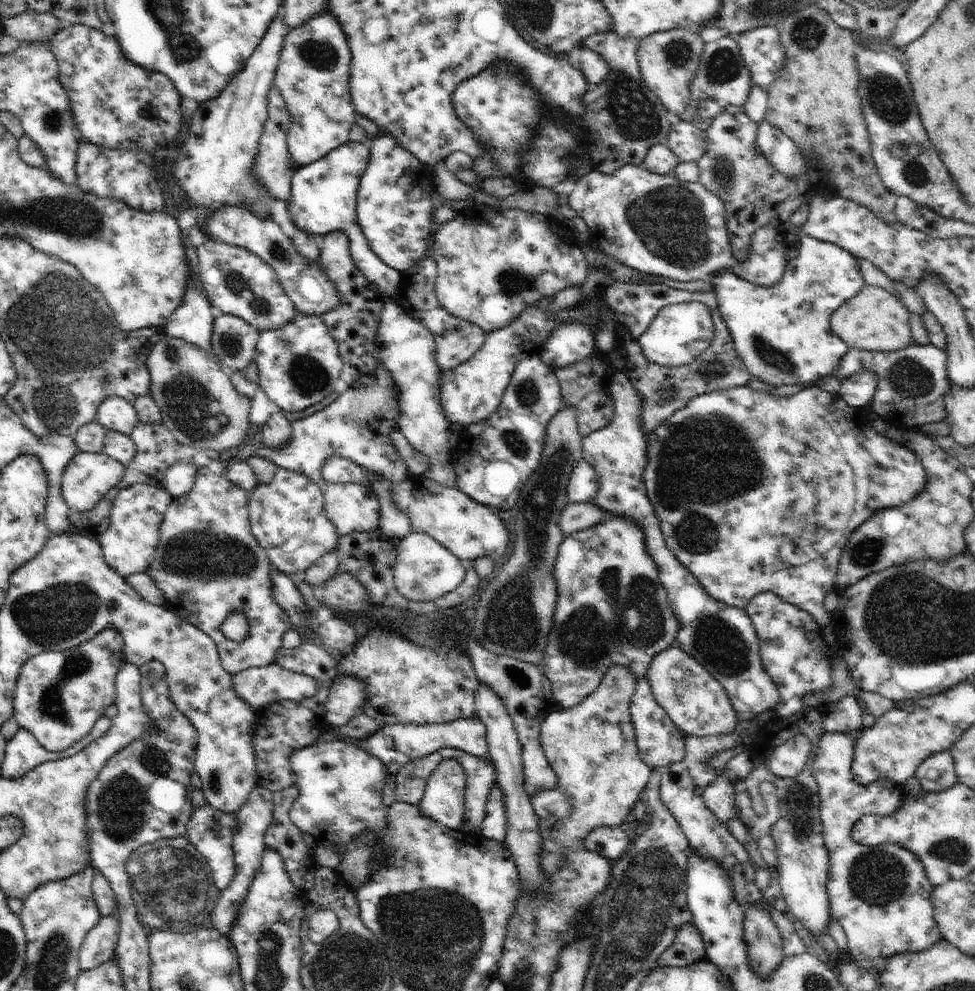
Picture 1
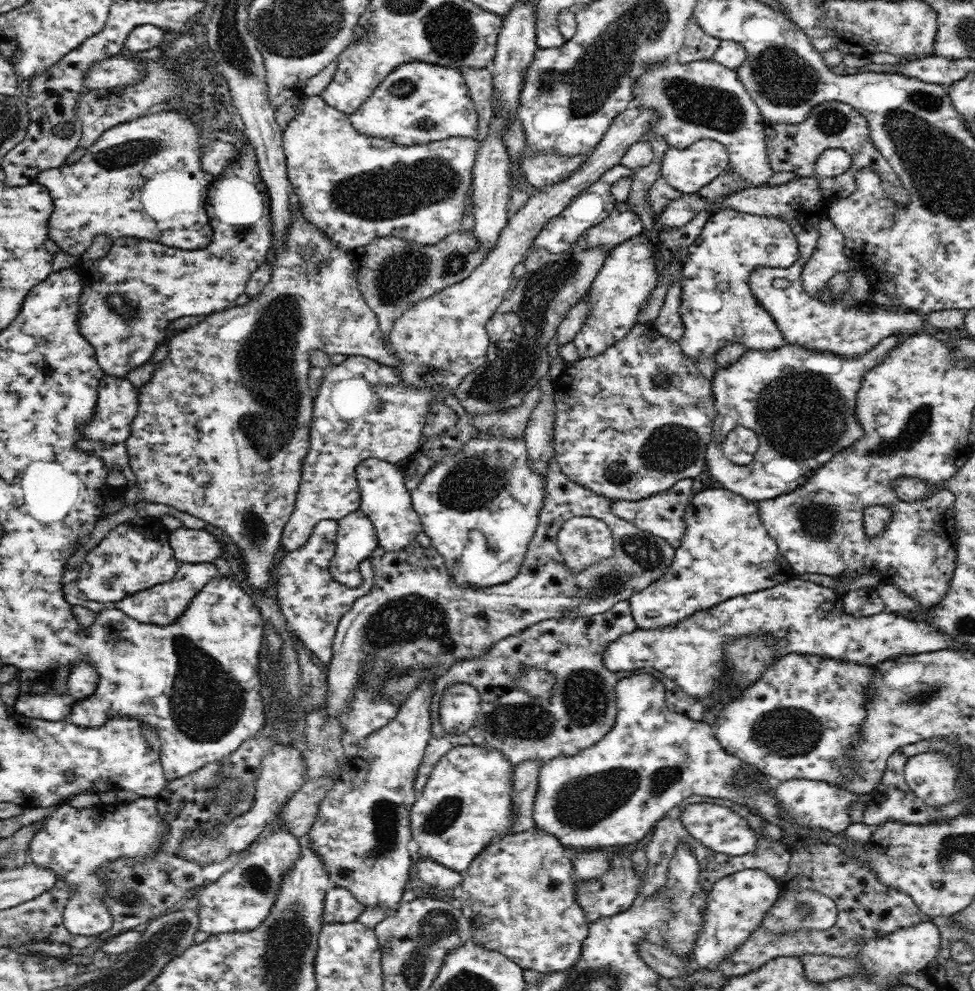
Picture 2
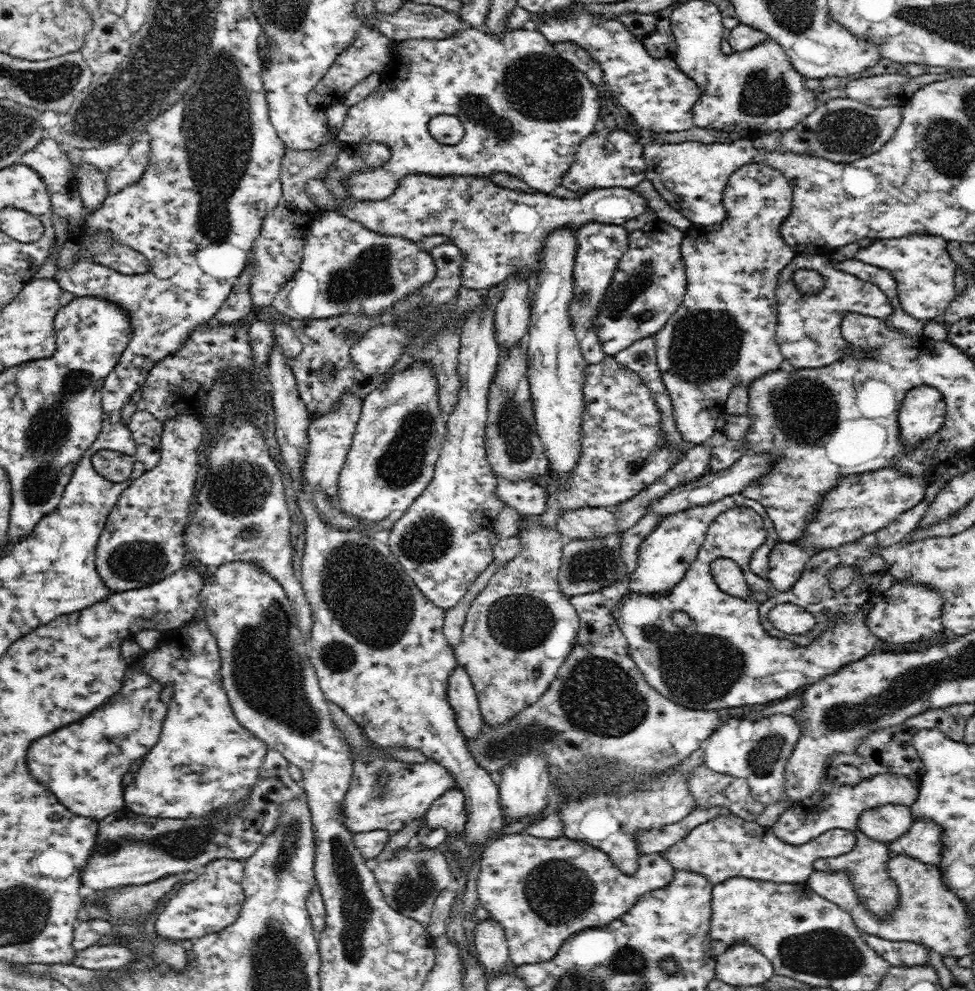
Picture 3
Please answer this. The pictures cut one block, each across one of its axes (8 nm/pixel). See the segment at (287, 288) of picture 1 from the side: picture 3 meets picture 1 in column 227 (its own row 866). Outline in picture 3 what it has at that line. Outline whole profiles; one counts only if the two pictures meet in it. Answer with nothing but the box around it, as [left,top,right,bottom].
[155,859,244,942]

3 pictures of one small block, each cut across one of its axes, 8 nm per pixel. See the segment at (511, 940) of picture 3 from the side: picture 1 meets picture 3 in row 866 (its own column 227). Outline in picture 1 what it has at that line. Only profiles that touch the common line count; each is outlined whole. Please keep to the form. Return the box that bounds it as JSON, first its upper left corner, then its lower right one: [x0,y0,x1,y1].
[147,467,293,675]

